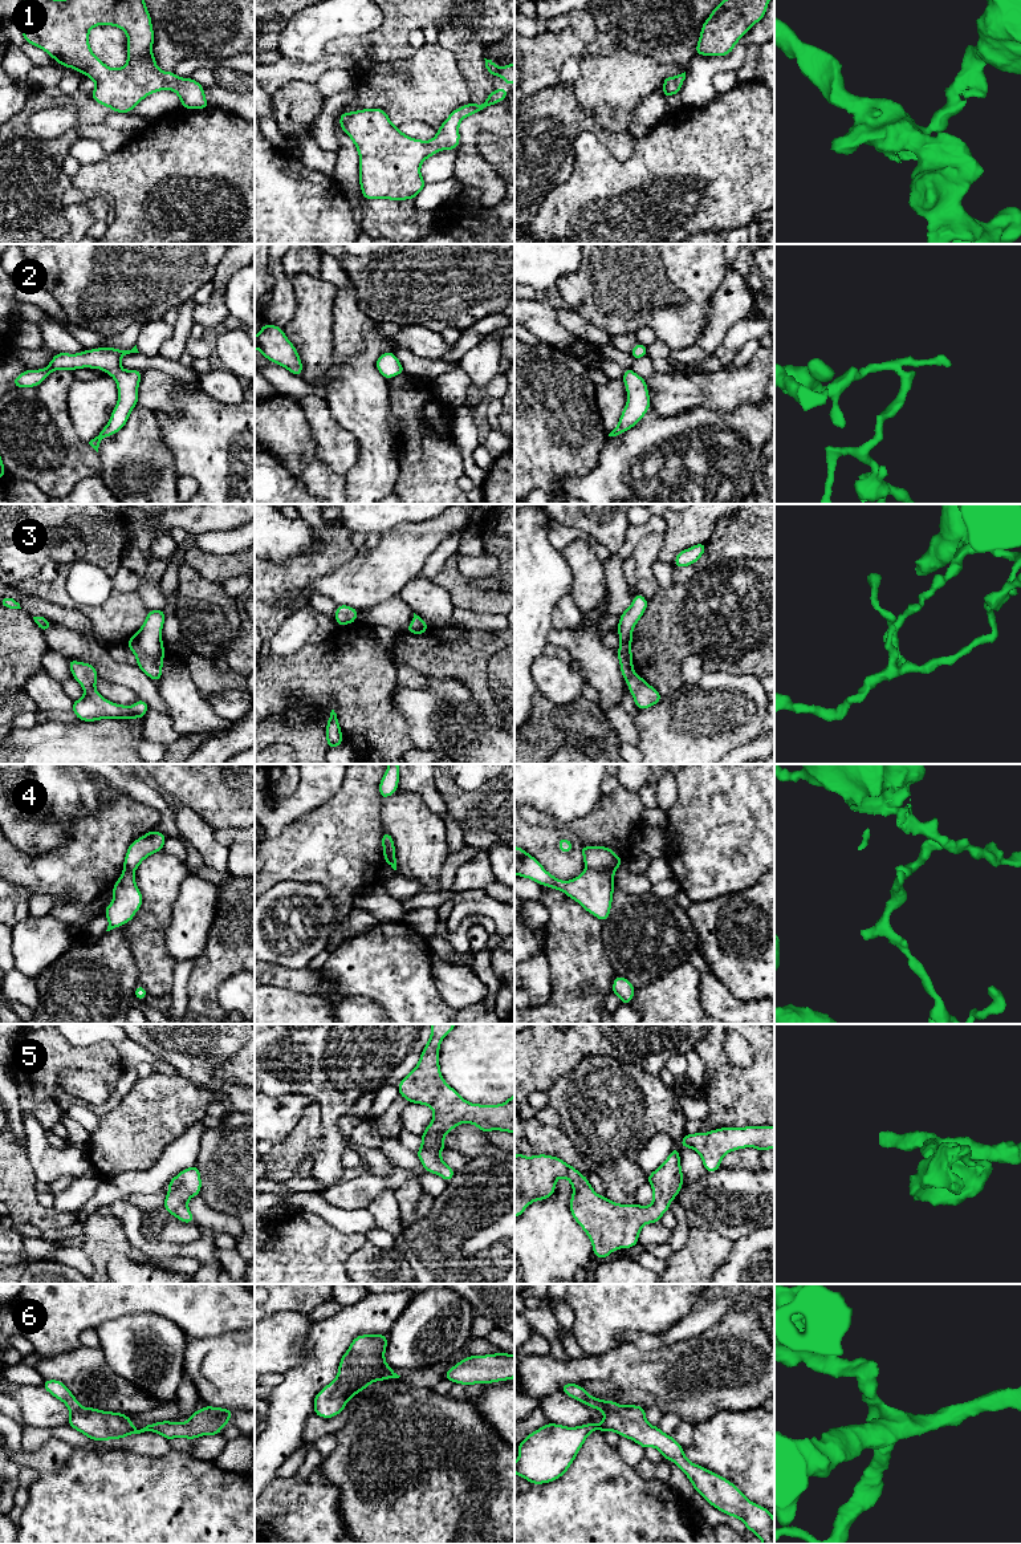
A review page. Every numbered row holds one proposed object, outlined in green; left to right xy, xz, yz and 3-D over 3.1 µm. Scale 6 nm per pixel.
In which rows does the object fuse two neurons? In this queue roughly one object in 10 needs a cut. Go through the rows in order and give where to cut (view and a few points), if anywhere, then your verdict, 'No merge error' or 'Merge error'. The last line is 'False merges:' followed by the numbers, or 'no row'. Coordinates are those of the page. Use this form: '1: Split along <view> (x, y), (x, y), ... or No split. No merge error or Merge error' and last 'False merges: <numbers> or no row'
1: No split. No merge error
2: No split. No merge error
3: Split along yz (634, 673), (626, 679). Merge error
4: Split along yz (586, 866), (594, 870), (607, 870), (613, 874). Merge error
5: No split. No merge error
6: No split. No merge error
False merges: 3, 4

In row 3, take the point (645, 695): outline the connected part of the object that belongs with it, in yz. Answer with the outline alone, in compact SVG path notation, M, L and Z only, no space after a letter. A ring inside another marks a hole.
M632 674L627 679L629 691L639 710L646 710L662 700L662 695L642 676Z

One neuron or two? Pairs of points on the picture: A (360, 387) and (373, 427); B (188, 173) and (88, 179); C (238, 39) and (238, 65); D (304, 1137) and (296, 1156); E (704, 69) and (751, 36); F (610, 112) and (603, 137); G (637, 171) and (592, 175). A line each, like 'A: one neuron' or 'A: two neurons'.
A: one neuron
B: one neuron
C: two neurons
D: one neuron
E: one neuron
F: two neurons
G: one neuron

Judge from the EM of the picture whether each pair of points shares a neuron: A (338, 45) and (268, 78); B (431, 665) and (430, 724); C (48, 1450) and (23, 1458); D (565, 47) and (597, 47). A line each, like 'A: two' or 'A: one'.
A: two
B: two
C: one
D: two

